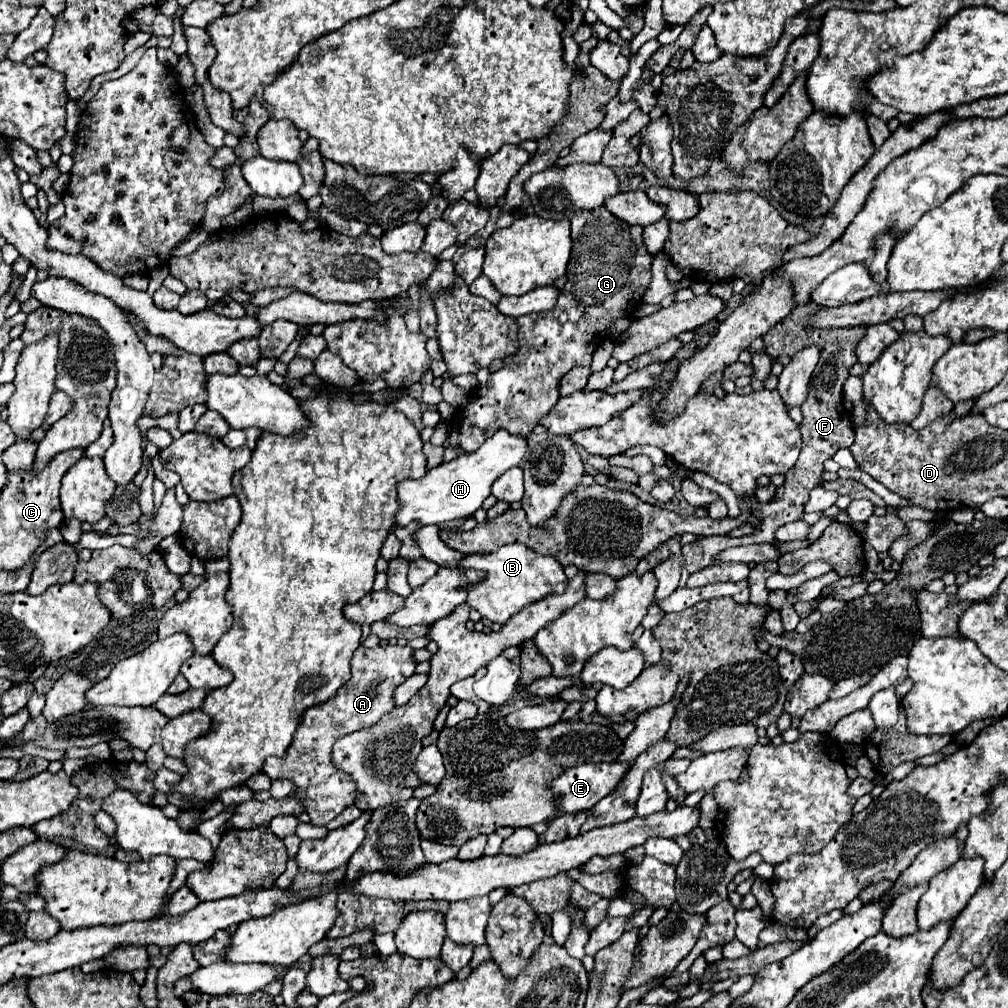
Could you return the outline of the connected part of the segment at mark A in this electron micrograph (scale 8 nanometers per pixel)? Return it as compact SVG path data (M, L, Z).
M387 644L365 648L359 646L351 660L351 680L337 692L337 696L321 706L313 706L301 718L301 728L295 732L295 740L289 746L285 758L269 758L265 760L263 772L271 780L291 780L293 796L305 806L311 816L311 824L327 826L339 812L353 804L357 786L343 772L337 772L331 764L331 746L341 736L349 732L373 726L381 716L389 714L395 708L393 692L399 684L403 684L409 676L415 674L415 658L411 646Z

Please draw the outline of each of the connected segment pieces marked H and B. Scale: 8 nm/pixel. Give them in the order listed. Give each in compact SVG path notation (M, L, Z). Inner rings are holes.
M499 430L475 452L461 454L451 462L441 462L439 466L427 470L427 474L419 480L403 480L401 484L397 484L399 510L395 514L395 526L403 528L409 522L415 522L417 526L441 526L443 522L473 516L489 496L491 484L511 466L519 466L525 456L525 438L513 436L507 430Z
M519 542L505 544L495 552L469 554L459 562L459 566L485 572L485 578L481 582L465 586L467 604L475 608L483 618L489 618L491 622L497 622L497 624L505 624L525 604L531 604L551 594L565 592L569 582L567 576L563 574L563 566L553 556L537 554L535 550Z

